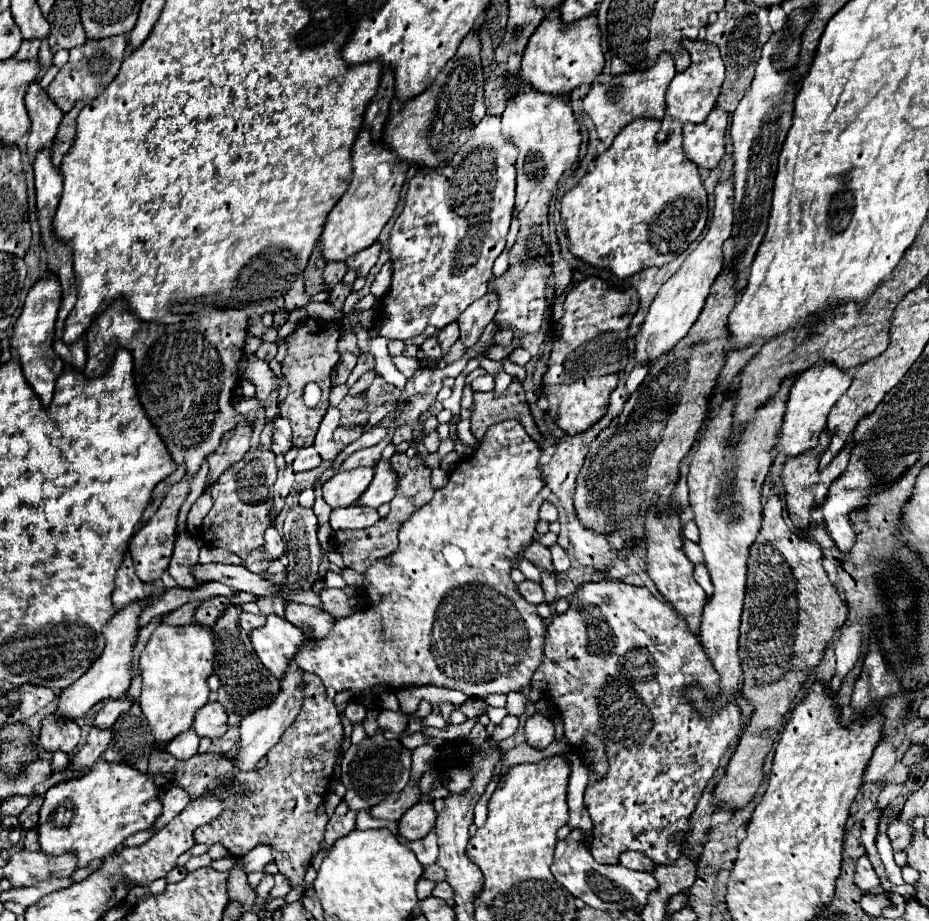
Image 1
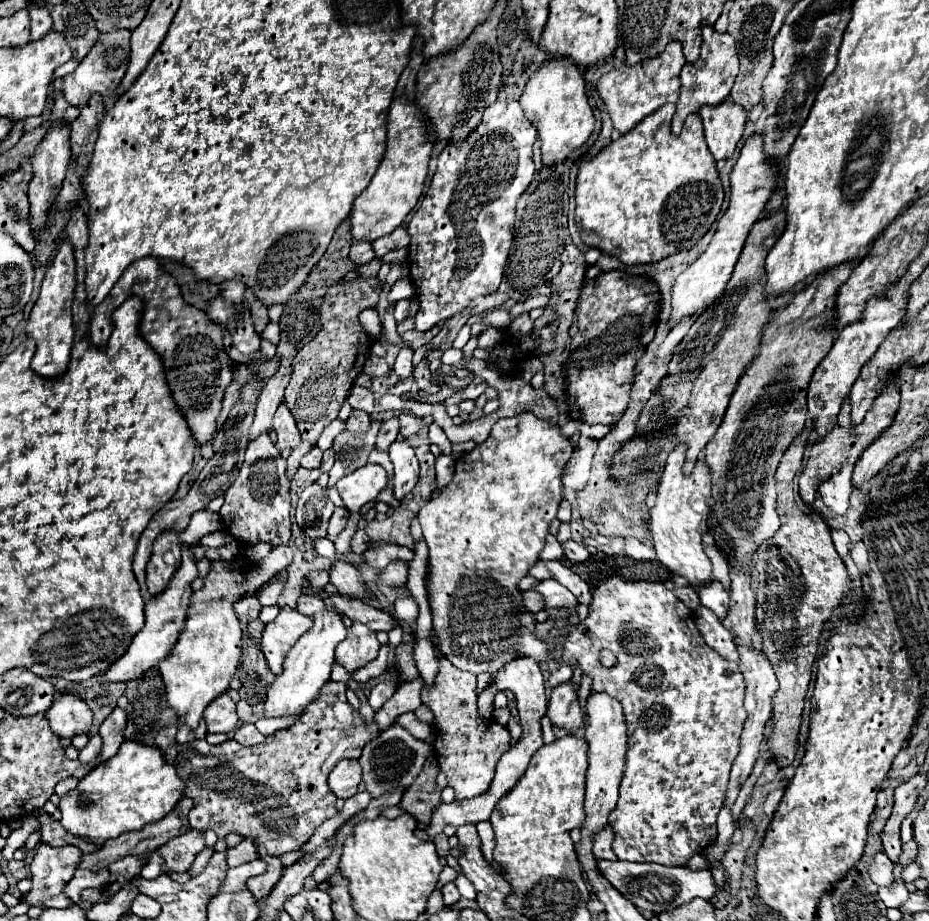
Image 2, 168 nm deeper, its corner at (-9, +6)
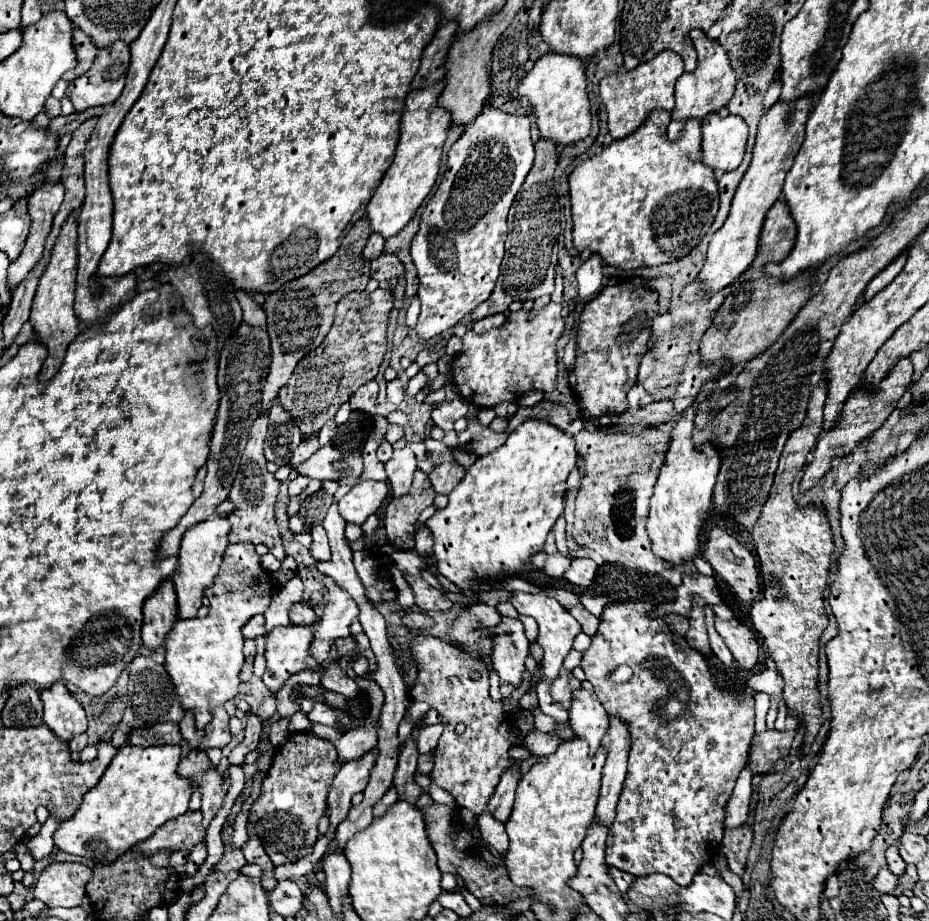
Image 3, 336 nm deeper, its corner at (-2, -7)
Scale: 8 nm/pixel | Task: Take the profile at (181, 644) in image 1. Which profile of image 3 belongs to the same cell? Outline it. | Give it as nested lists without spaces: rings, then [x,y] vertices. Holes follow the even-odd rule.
[[[232,543],[220,569],[212,587],[204,591],[210,601],[208,615],[204,619],[178,621],[164,641],[166,673],[176,687],[182,709],[196,715],[196,729],[204,729],[212,719],[212,711],[238,695],[238,673],[244,663],[240,629],[250,617],[264,613],[270,605],[270,573],[260,567],[260,557],[254,553],[252,543]]]

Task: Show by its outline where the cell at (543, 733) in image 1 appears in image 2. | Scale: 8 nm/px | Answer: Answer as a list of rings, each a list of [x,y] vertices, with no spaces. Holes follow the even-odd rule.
[[[571,682],[559,684],[553,688],[549,698],[549,710],[547,716],[551,724],[563,726],[571,732],[579,730],[583,726],[583,712],[577,700],[577,688]]]

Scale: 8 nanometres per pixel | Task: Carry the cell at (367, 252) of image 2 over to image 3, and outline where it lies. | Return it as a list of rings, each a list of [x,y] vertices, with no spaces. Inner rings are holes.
[[[372,233],[368,243],[366,243],[366,249],[362,251],[362,259],[368,261],[368,263],[378,259],[382,255],[382,247],[384,247],[384,239],[378,233]]]

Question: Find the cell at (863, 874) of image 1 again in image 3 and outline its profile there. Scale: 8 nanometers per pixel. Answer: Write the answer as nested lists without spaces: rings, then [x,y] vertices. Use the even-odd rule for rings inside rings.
[[[882,867],[882,869],[878,871],[878,875],[876,875],[876,879],[874,879],[872,885],[874,885],[874,889],[880,891],[880,893],[892,893],[894,887],[898,885],[898,877],[892,875],[892,873],[888,871],[888,867]]]

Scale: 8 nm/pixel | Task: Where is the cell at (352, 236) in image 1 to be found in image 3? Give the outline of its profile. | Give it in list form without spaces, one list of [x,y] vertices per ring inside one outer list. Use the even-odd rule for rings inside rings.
[[[444,83],[424,87],[420,91],[412,91],[406,97],[406,111],[400,119],[400,139],[396,147],[396,155],[392,165],[386,169],[380,185],[376,187],[372,199],[366,205],[366,217],[370,221],[370,231],[382,235],[384,239],[394,237],[406,223],[416,215],[418,207],[430,193],[436,183],[440,169],[442,143],[448,133],[450,115],[446,109],[436,105],[436,97],[440,95]]]

